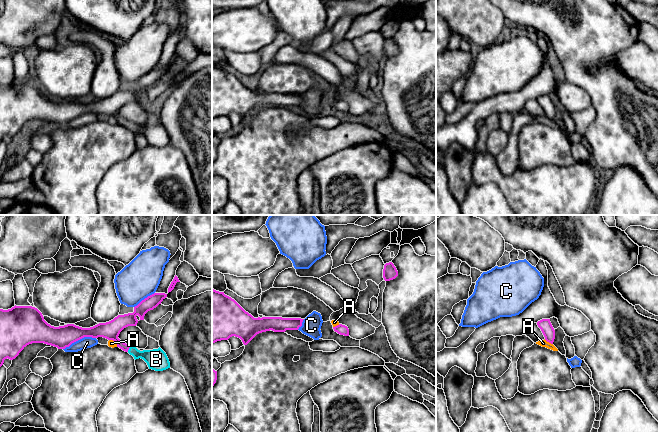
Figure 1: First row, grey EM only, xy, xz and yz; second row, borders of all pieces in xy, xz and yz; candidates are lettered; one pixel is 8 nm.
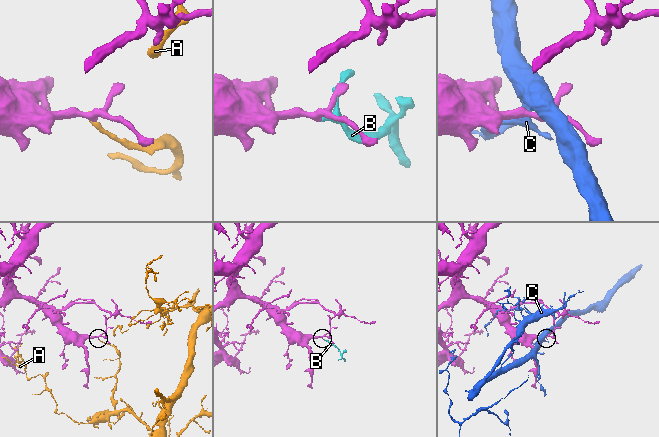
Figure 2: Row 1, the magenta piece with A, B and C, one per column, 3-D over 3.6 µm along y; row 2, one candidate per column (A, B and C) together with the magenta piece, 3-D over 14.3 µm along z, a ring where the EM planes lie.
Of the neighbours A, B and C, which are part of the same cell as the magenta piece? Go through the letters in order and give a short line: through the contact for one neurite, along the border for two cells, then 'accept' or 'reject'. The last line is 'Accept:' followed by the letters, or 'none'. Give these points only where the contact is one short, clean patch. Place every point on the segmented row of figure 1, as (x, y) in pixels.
A: line yz (544, 339), (552, 344); reject
B: line xy (110, 330), (114, 337), (128, 349), (156, 359); accept
C: reject
Accept: B

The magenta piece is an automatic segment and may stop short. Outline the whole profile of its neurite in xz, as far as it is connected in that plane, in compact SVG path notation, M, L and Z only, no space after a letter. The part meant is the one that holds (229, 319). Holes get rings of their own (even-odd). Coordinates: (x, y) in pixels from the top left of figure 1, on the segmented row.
M212 289L212 344L235 336L247 345L262 332L298 330L303 320L282 317L254 318L224 292Z

